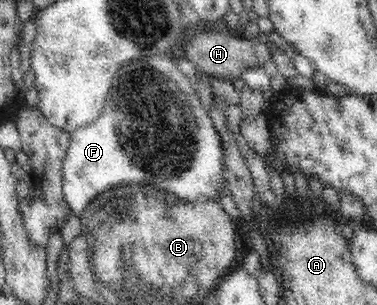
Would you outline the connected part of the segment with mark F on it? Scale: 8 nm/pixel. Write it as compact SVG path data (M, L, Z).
M165 54L128 60L119 70L105 102L102 115L70 135L62 159L62 193L69 213L81 217L89 203L103 191L124 184L145 184L175 194L183 202L202 198L217 201L217 191L227 184L223 171L223 146L211 117L193 89L191 81L178 69L177 61Z

